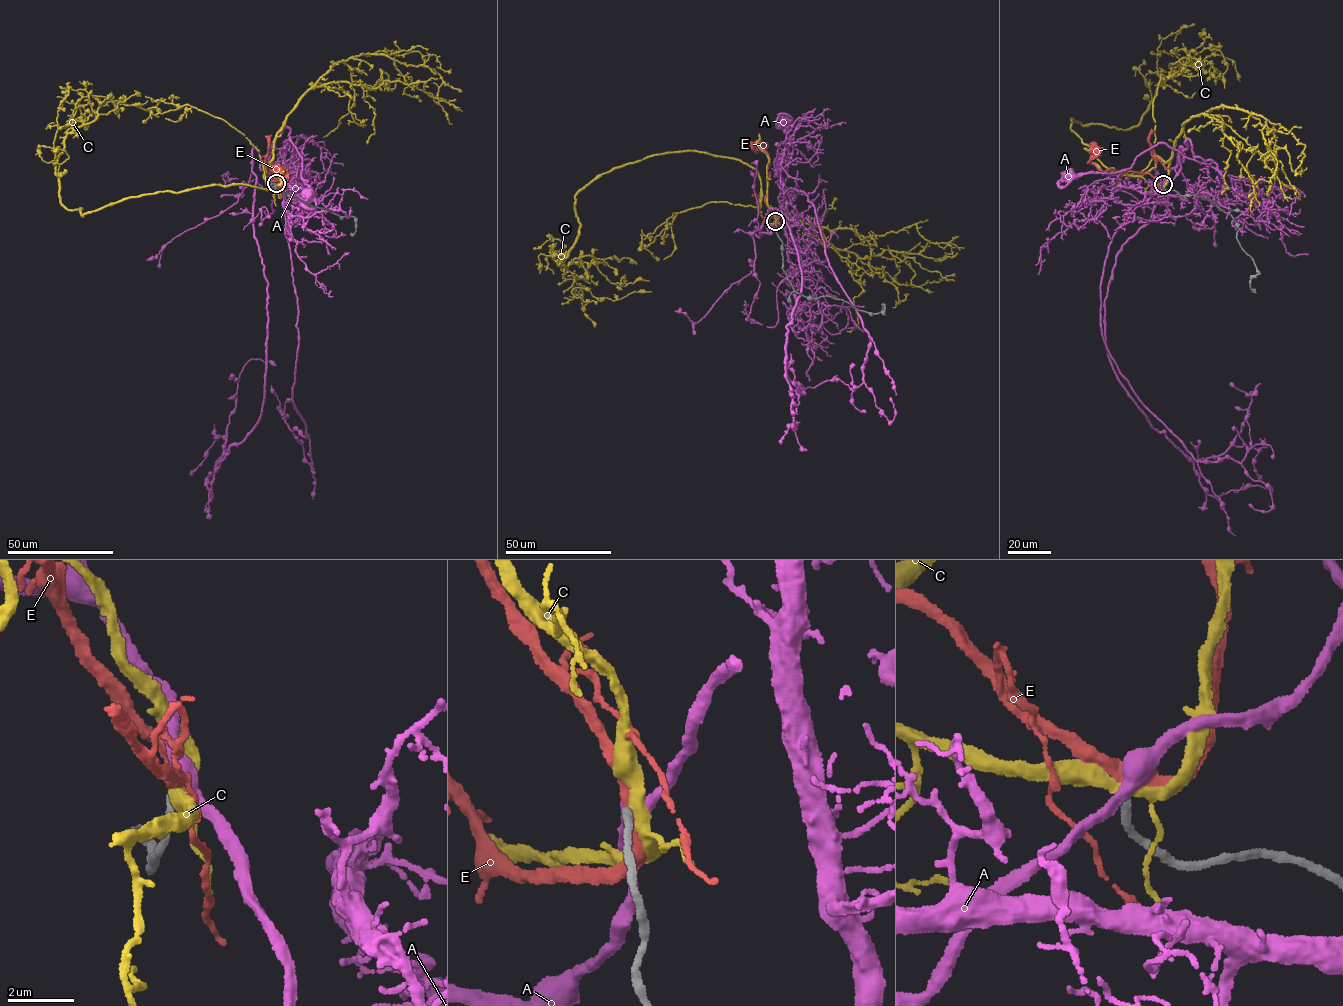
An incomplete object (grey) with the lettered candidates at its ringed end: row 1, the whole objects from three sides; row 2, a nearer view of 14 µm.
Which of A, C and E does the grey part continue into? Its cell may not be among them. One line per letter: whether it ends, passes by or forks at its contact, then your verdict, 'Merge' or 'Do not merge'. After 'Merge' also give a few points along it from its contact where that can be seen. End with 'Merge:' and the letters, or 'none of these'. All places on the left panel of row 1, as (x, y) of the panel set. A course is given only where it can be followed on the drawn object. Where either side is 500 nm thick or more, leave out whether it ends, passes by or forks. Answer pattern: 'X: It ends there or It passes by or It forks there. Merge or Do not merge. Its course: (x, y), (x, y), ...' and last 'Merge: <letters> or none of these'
A: It passes by. Merge. Its course: (276, 184), (270, 150), (287, 127), (289, 138), (283, 148), (290, 138), (301, 157), (301, 176), (310, 194)
C: It forks there. Do not merge
E: It passes by. Do not merge
Merge: A

